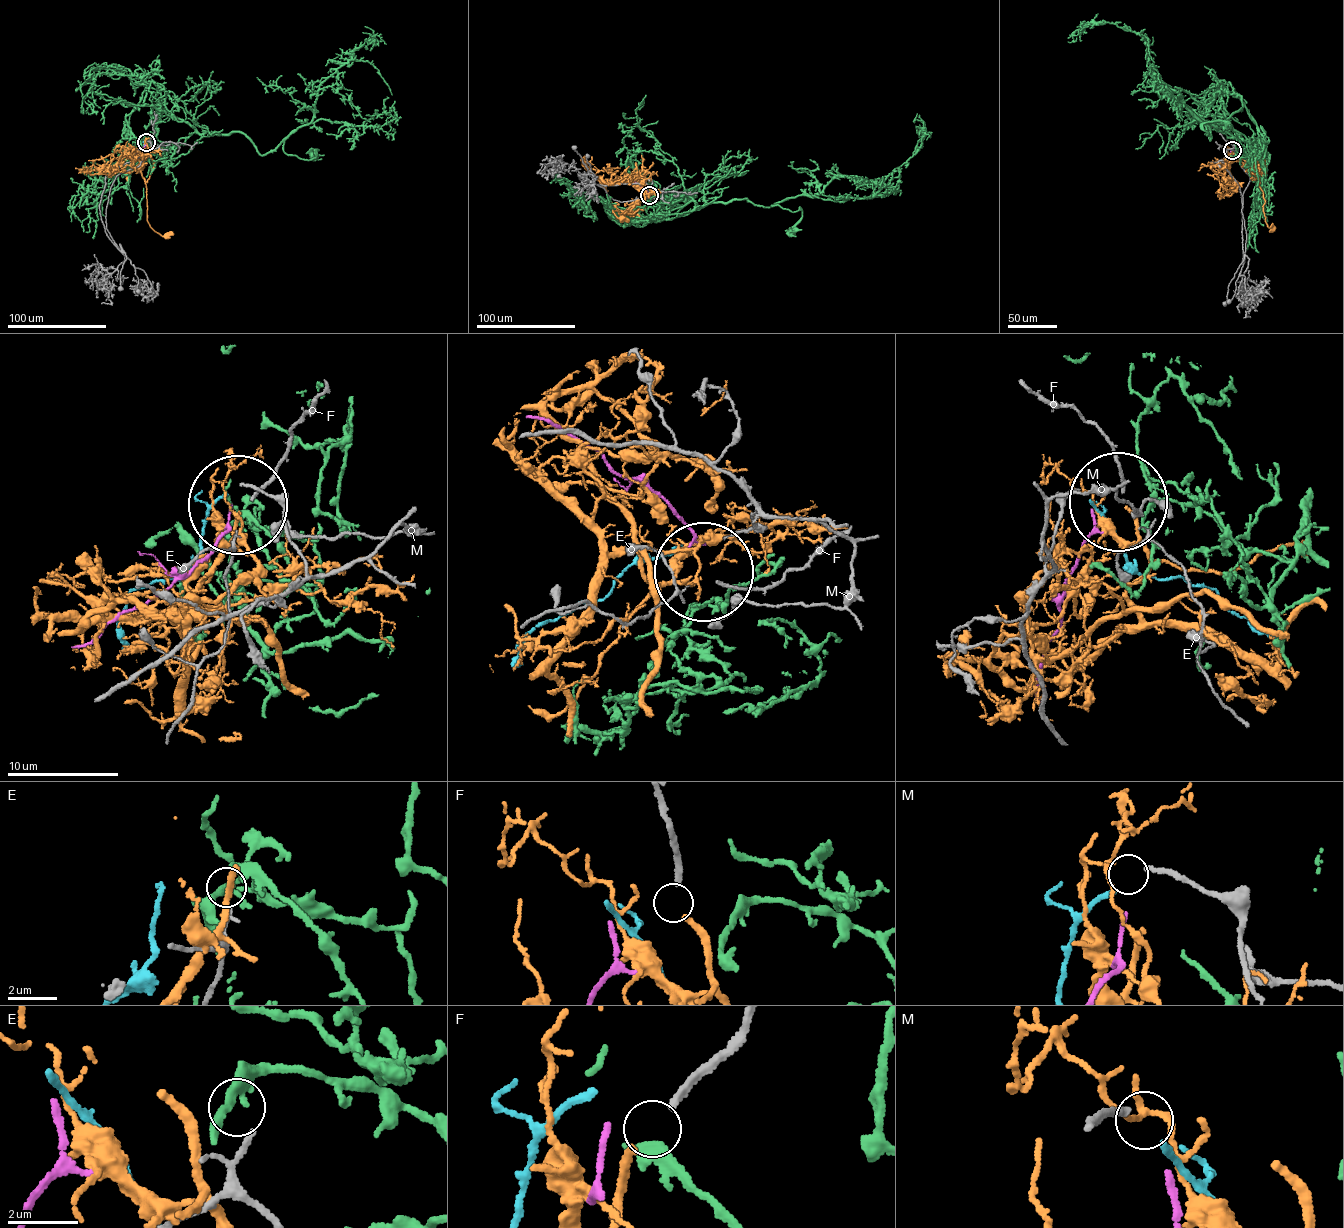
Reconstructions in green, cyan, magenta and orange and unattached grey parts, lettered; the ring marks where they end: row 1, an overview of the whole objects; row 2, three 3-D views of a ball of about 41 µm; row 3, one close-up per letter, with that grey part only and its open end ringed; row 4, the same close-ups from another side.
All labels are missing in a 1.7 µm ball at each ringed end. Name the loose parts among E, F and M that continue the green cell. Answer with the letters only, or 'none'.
none

